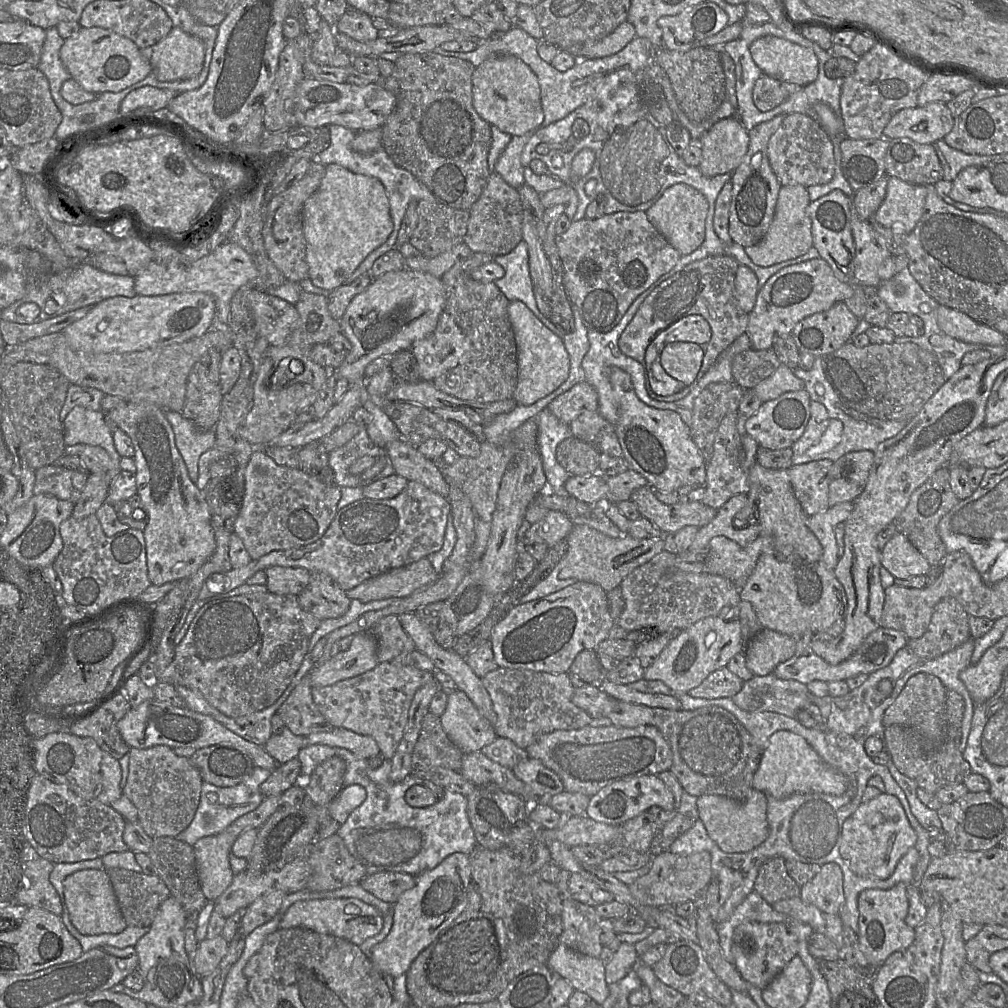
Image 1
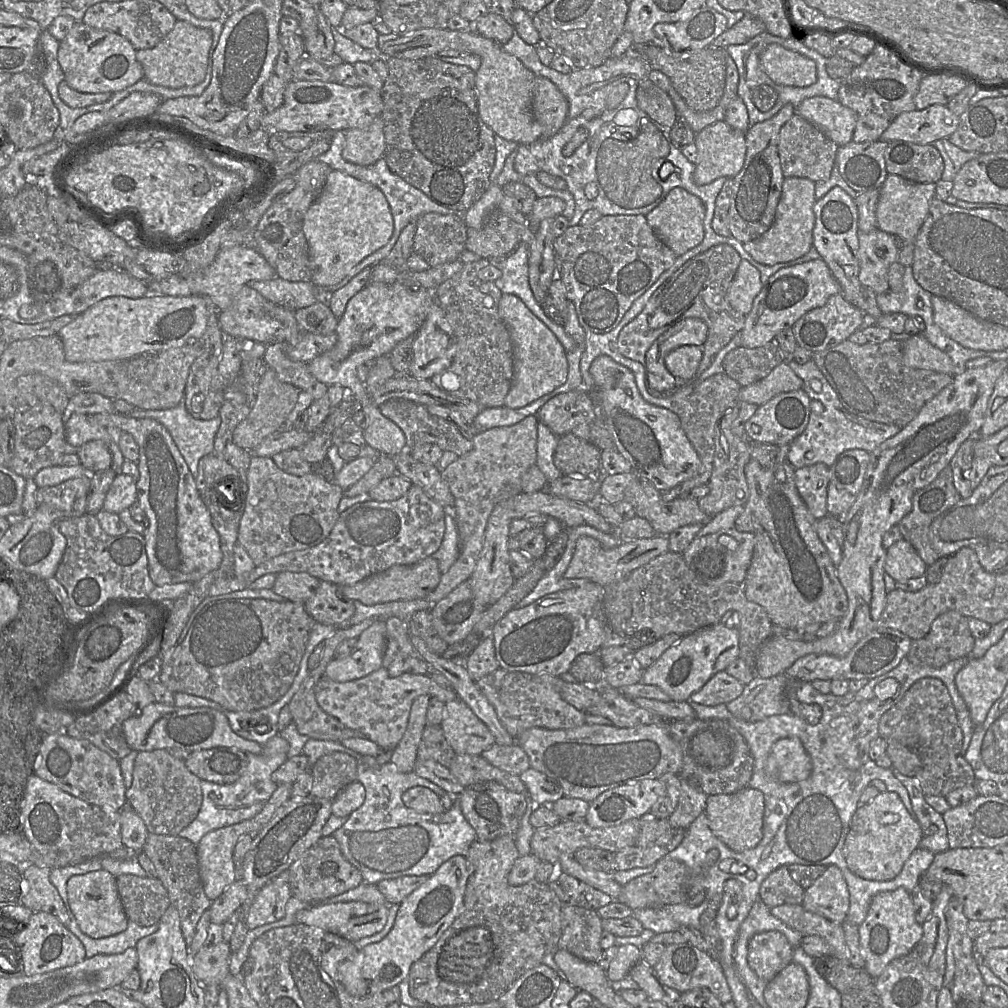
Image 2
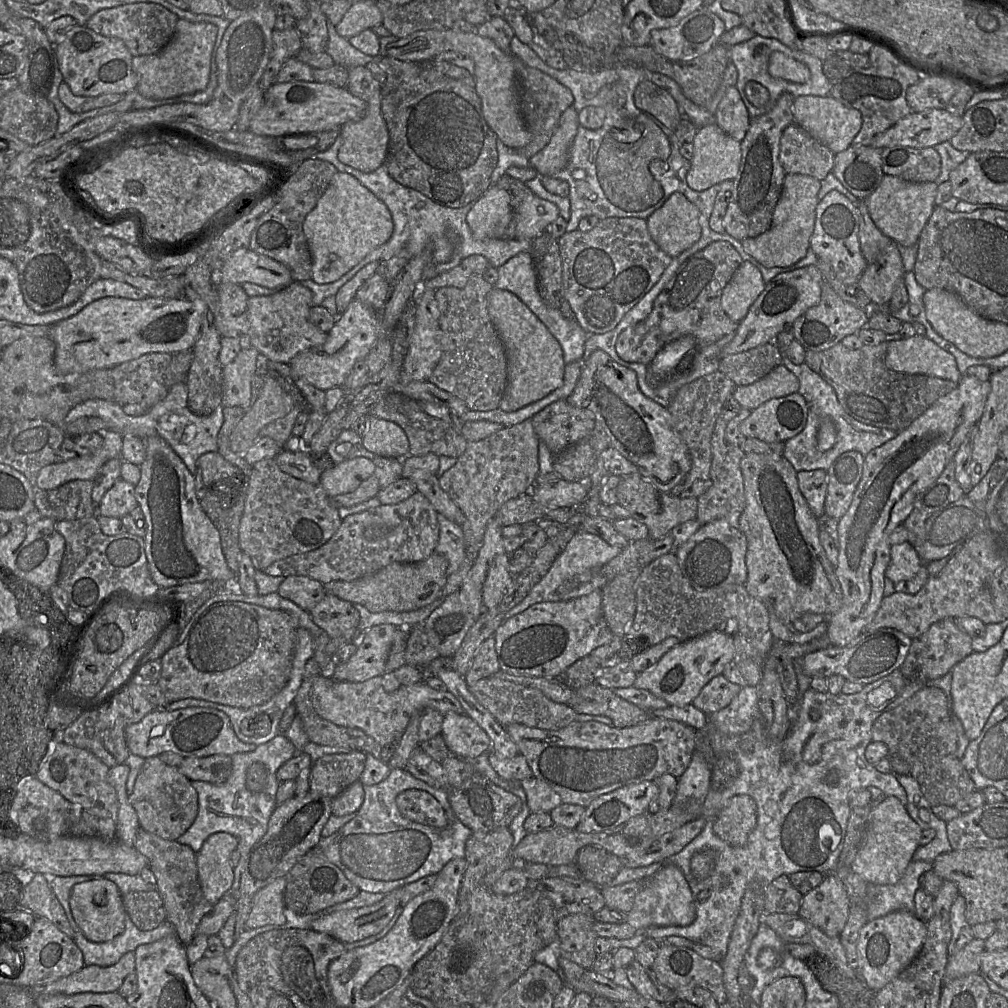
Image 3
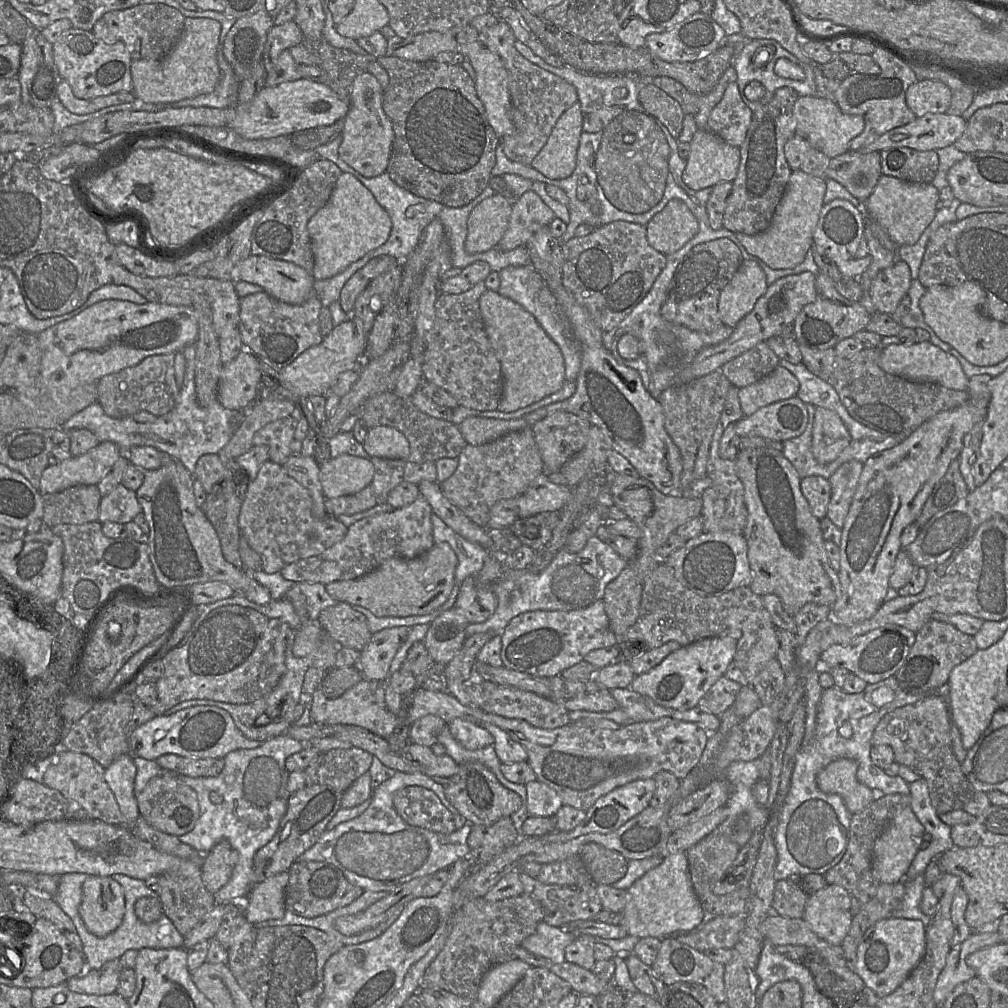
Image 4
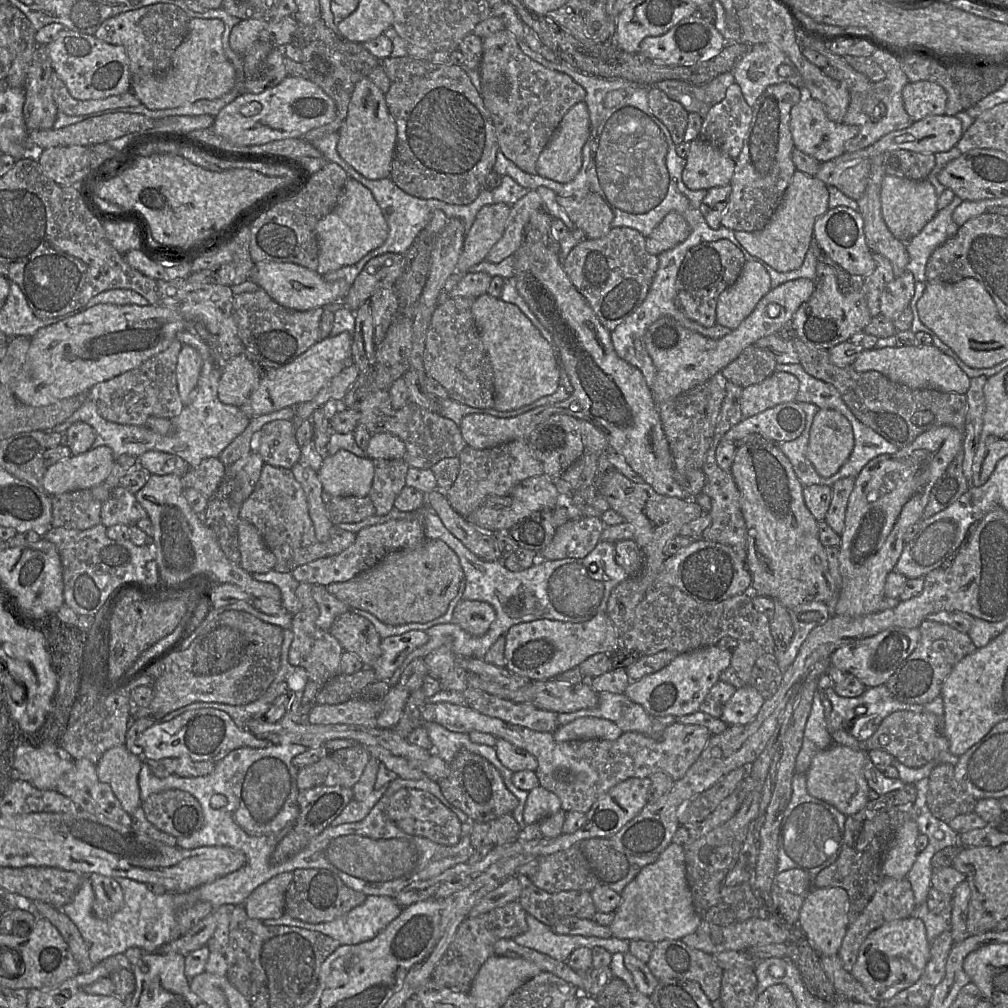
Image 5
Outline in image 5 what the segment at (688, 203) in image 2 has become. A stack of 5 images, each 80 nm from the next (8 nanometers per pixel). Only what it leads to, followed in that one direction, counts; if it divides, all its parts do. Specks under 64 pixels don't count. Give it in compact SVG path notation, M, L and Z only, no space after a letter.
M677 212L668 213L646 237L646 250L654 255L683 242L691 229L687 221Z

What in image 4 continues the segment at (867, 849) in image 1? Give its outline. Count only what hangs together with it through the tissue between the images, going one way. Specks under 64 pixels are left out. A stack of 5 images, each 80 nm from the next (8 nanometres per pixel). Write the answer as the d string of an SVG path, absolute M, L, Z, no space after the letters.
M898 805L892 818L874 843L872 873L880 883L895 884L906 879L925 832L909 805Z

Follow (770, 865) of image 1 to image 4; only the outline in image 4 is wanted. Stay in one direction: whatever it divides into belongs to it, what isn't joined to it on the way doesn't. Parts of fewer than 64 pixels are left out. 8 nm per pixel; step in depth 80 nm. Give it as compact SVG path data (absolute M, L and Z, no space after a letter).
M782 879L774 886L772 913L787 918L802 918L808 895L802 890L799 880Z

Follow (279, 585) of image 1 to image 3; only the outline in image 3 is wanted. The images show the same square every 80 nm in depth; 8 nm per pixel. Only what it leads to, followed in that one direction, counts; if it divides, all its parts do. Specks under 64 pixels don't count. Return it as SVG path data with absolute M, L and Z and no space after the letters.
M288 576L280 584L277 593L310 612L325 596L324 585L306 576Z

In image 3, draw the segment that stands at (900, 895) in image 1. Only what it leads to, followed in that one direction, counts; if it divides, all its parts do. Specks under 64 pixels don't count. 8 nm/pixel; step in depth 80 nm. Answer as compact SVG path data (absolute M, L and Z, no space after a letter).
M898 910L868 921L860 930L858 952L860 968L856 971L874 991L897 977L921 951L927 936L927 923L915 913Z

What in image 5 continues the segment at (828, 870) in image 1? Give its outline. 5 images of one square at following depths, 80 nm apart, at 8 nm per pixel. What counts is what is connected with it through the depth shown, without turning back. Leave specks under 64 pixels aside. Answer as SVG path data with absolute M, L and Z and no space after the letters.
M840 887L812 888L805 896L798 925L820 956L838 954L849 927L848 894Z

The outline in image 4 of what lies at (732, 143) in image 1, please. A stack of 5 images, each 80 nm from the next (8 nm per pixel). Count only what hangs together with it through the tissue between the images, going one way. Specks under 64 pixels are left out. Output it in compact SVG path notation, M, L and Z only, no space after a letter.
M698 129L682 174L683 182L693 190L702 190L723 182L733 182L740 164L739 147L731 146L710 132Z

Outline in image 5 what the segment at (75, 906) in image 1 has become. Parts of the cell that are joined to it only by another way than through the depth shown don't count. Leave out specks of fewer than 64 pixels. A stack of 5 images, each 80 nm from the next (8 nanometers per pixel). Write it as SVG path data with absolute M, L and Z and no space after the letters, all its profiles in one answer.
M93 873L88 876L95 895L93 912L99 919L107 919L119 911L123 904L123 890L114 877Z

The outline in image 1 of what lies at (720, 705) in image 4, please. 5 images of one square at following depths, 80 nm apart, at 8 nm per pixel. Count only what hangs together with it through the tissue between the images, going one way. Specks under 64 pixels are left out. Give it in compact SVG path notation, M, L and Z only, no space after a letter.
M725 666L709 674L699 686L687 694L703 699L732 698L740 692L743 684L744 681Z

